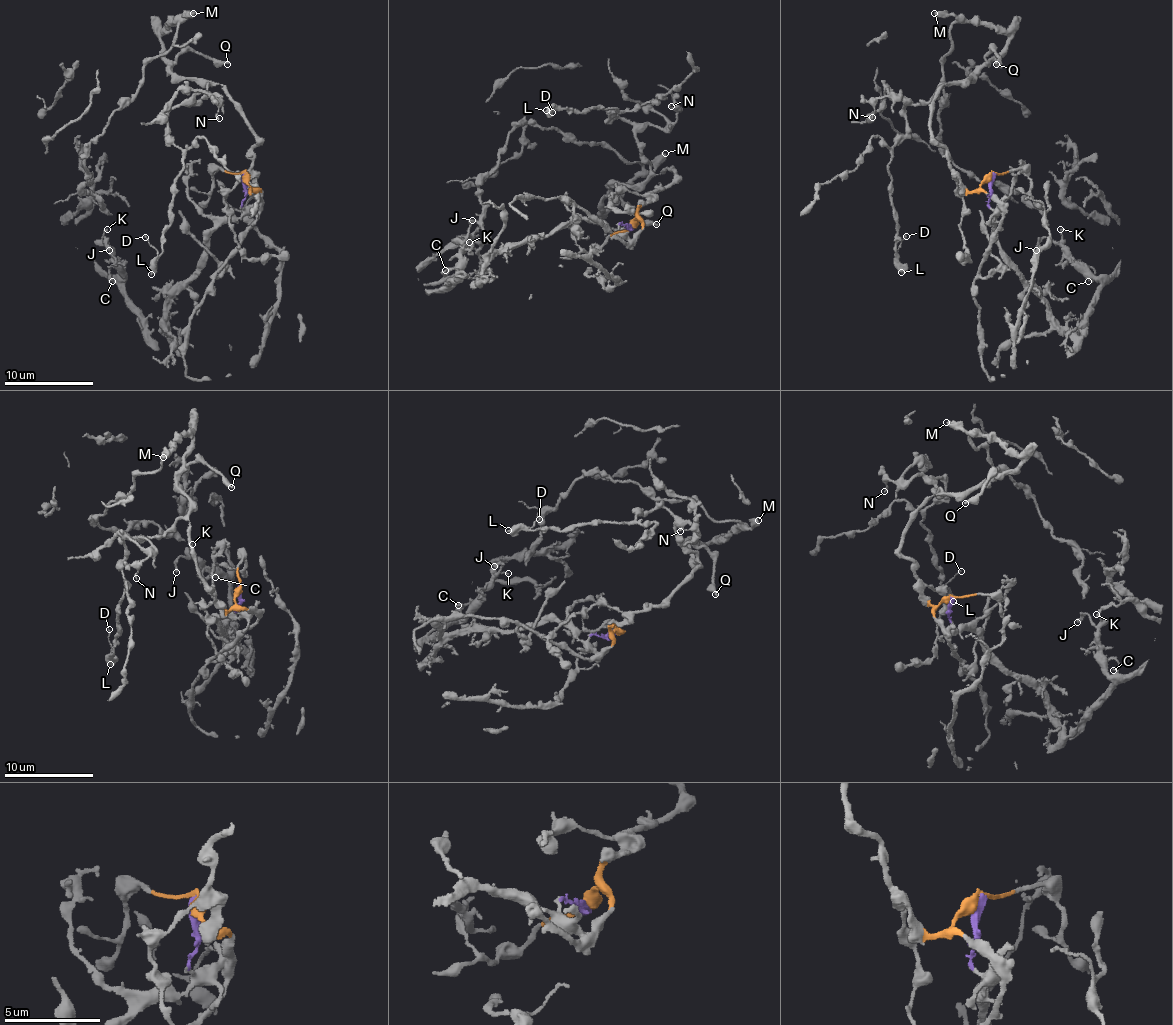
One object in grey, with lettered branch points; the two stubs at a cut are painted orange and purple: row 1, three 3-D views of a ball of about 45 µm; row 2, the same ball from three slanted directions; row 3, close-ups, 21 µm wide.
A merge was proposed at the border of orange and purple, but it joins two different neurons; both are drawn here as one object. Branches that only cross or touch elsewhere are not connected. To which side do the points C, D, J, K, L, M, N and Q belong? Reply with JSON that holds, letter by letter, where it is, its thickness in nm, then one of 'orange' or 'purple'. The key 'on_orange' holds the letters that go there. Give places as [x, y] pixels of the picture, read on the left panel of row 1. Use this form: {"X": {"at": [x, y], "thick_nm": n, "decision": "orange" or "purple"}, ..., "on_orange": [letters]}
{"C": {"at": [112, 281], "thick_nm": 240, "decision": "purple"}, "D": {"at": [145, 237], "thick_nm": 100, "decision": "orange"}, "J": {"at": [109, 250], "thick_nm": 240, "decision": "purple"}, "K": {"at": [107, 229], "thick_nm": 140, "decision": "purple"}, "L": {"at": [151, 274], "thick_nm": 600, "decision": "orange"}, "M": {"at": [193, 13], "thick_nm": 440, "decision": "orange"}, "N": {"at": [219, 118], "thick_nm": 130, "decision": "orange"}, "Q": {"at": [227, 64], "thick_nm": 320, "decision": "orange"}, "on_orange": ["D", "L", "M", "N", "Q"]}

